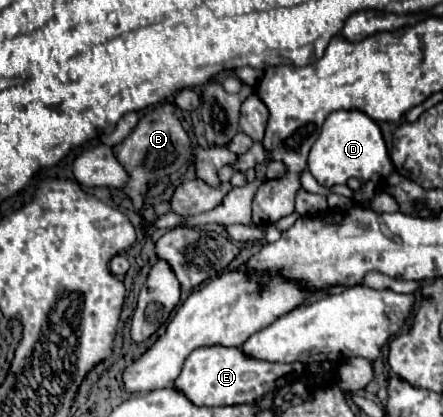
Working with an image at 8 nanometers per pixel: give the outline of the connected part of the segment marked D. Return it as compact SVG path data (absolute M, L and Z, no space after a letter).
M337 110L325 120L323 132L309 152L307 168L313 178L323 186L345 184L351 176L359 180L387 178L387 174L393 174L395 170L391 166L381 128L361 110Z

